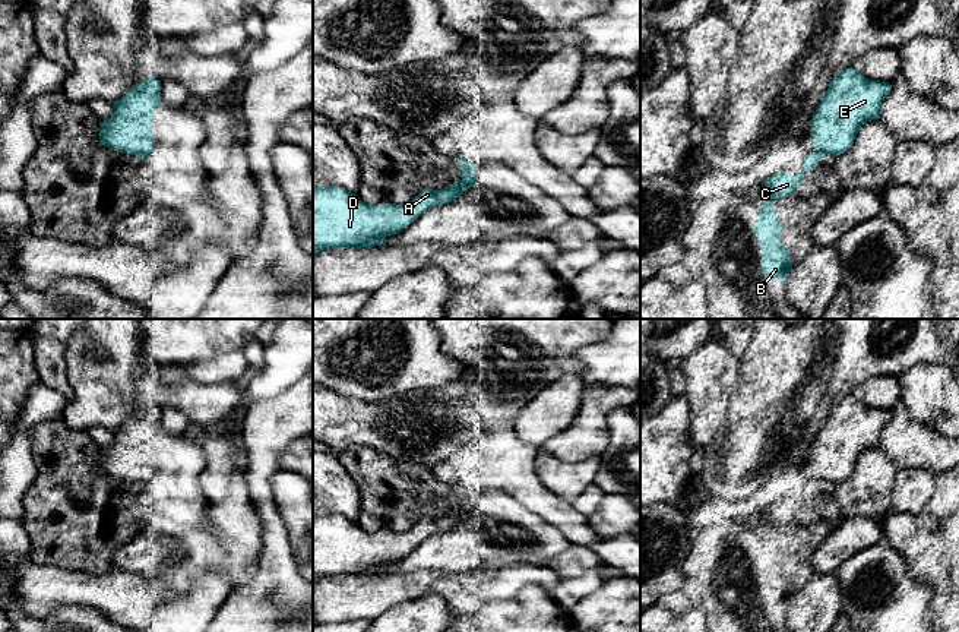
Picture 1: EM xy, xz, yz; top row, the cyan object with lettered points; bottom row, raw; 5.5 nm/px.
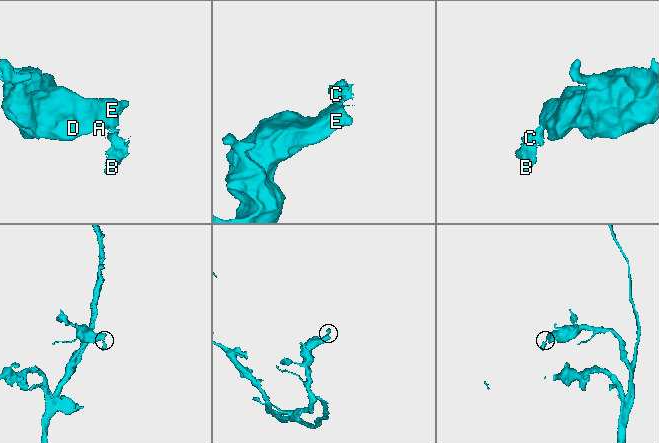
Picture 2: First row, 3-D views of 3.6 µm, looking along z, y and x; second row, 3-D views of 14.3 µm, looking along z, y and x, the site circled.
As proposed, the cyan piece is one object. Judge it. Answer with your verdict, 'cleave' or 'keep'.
cleave

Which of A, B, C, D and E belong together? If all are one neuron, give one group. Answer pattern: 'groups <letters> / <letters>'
groups A D E / B C

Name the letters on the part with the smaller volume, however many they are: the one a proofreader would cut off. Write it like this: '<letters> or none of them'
B, C

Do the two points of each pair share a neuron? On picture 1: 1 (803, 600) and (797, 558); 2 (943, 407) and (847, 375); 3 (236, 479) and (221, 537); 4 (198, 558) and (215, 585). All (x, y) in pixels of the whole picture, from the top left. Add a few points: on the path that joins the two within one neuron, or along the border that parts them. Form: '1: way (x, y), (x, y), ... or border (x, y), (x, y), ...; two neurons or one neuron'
1: border (815, 572), (793, 594); two neurons
2: border (930, 363), (915, 363), (898, 376); two neurons
3: way (230, 493), (230, 523); one neuron
4: border (233, 588), (221, 571), (202, 569), (180, 593); two neurons

